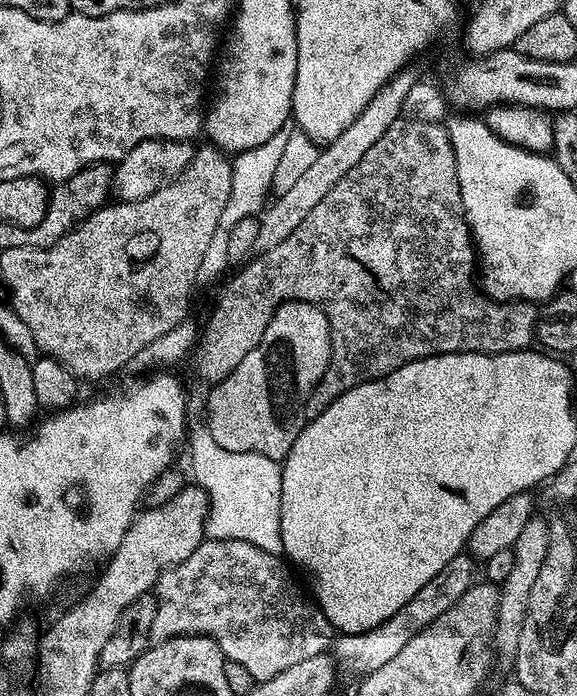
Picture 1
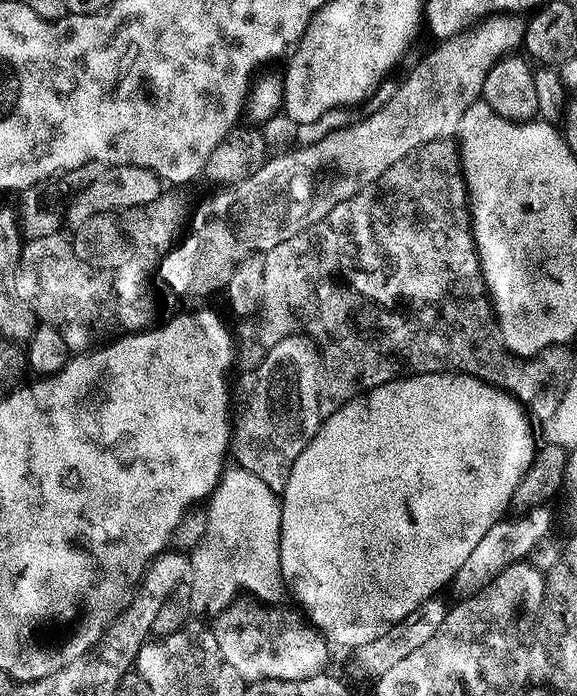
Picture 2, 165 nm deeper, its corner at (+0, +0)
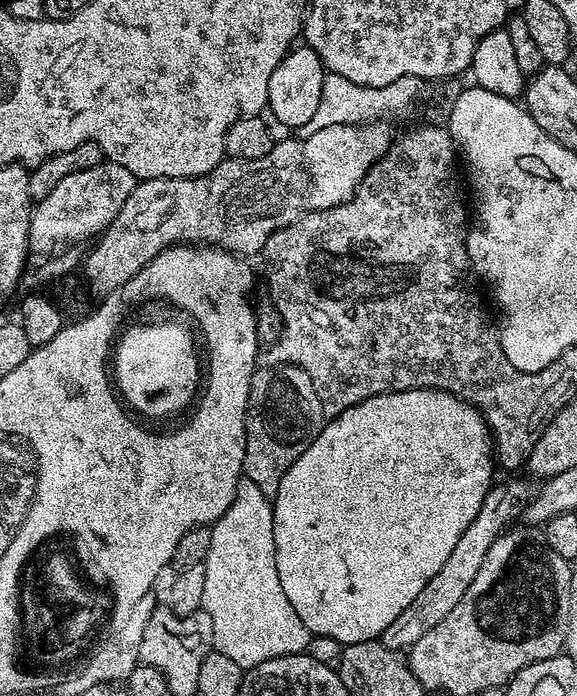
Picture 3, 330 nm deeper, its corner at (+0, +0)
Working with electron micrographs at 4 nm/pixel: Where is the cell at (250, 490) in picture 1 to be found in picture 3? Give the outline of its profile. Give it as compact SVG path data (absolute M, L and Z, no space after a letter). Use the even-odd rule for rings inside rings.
M241 479L234 502L211 530L210 554L203 562L206 586L202 610L212 623L213 649L245 670L279 656L307 653L312 631L294 614L278 578L272 500L254 482Z

